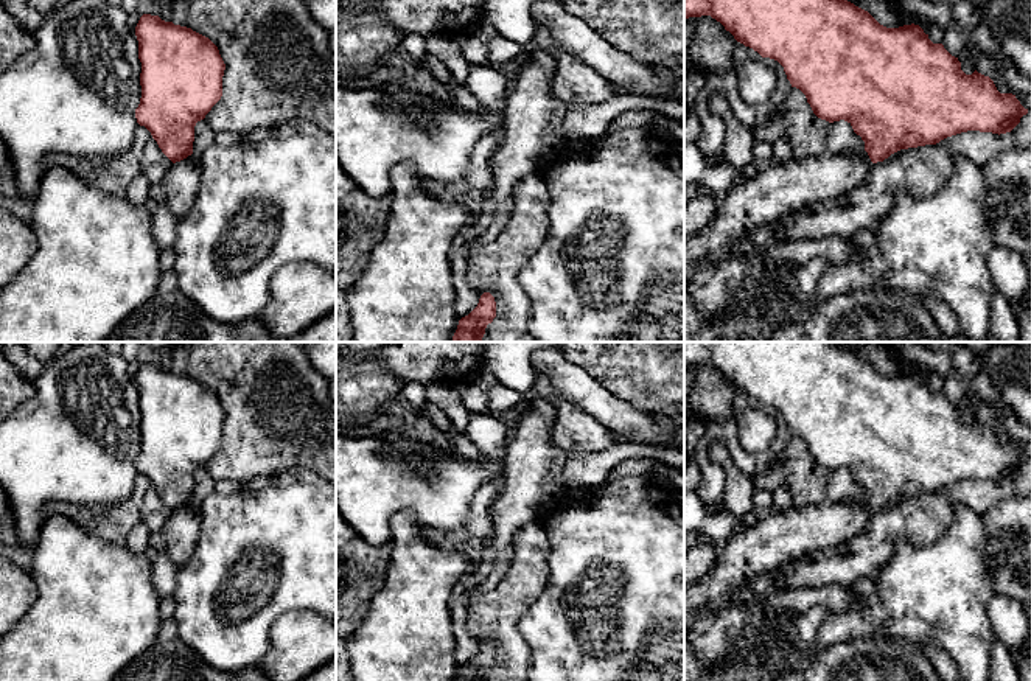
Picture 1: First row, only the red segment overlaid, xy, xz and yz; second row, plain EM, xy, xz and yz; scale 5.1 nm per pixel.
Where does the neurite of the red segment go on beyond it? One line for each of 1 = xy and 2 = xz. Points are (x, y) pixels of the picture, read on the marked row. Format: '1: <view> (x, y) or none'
1: none
2: none

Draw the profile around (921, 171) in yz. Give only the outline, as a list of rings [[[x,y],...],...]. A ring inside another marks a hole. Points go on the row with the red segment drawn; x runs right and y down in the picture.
[[[939,143],[900,149],[883,162],[874,163],[863,185],[826,202],[795,208],[774,221],[773,229],[779,230],[788,241],[830,235],[849,239],[857,230],[871,229],[874,222],[883,219],[893,210],[896,194],[907,193],[916,199],[933,196],[953,176],[956,155],[958,152]]]

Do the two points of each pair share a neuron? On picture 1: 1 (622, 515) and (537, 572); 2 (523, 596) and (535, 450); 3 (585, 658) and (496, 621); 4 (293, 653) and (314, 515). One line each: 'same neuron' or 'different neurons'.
1: different neurons
2: different neurons
3: different neurons
4: different neurons

